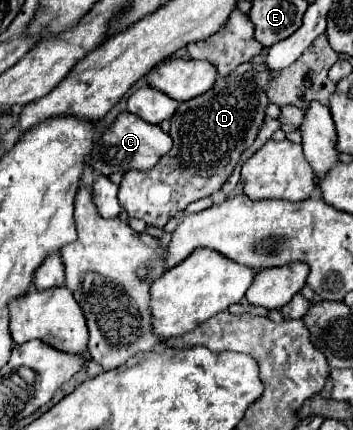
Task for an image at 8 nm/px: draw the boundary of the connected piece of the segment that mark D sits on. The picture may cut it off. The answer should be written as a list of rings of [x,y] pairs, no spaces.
[[[257,67],[243,75],[231,73],[227,77],[217,79],[215,87],[209,89],[207,93],[179,103],[175,115],[171,117],[173,149],[159,161],[159,165],[155,165],[149,171],[135,171],[135,169],[127,171],[123,177],[123,183],[119,185],[119,203],[129,213],[129,217],[143,219],[151,227],[165,227],[165,223],[173,215],[181,213],[191,201],[209,197],[215,191],[219,191],[223,187],[223,183],[229,179],[229,175],[233,173],[241,153],[247,147],[251,147],[251,143],[255,141],[259,127],[265,119],[265,109],[269,105],[267,85],[271,85],[271,81],[277,75],[279,73],[267,73],[267,69],[263,69],[263,67]]]

